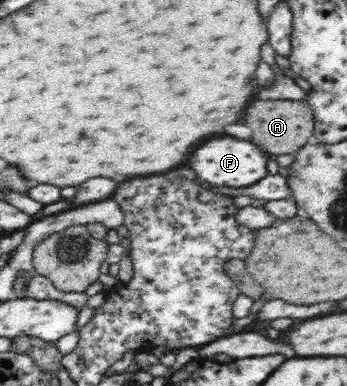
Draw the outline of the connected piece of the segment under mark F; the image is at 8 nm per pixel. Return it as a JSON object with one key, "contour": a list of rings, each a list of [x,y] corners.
{"contour":[[[234,137],[212,139],[200,145],[196,151],[192,151],[188,157],[188,165],[196,173],[196,179],[212,185],[228,185],[228,187],[248,187],[260,181],[262,177],[266,177],[266,161],[268,157],[256,145]]]}

